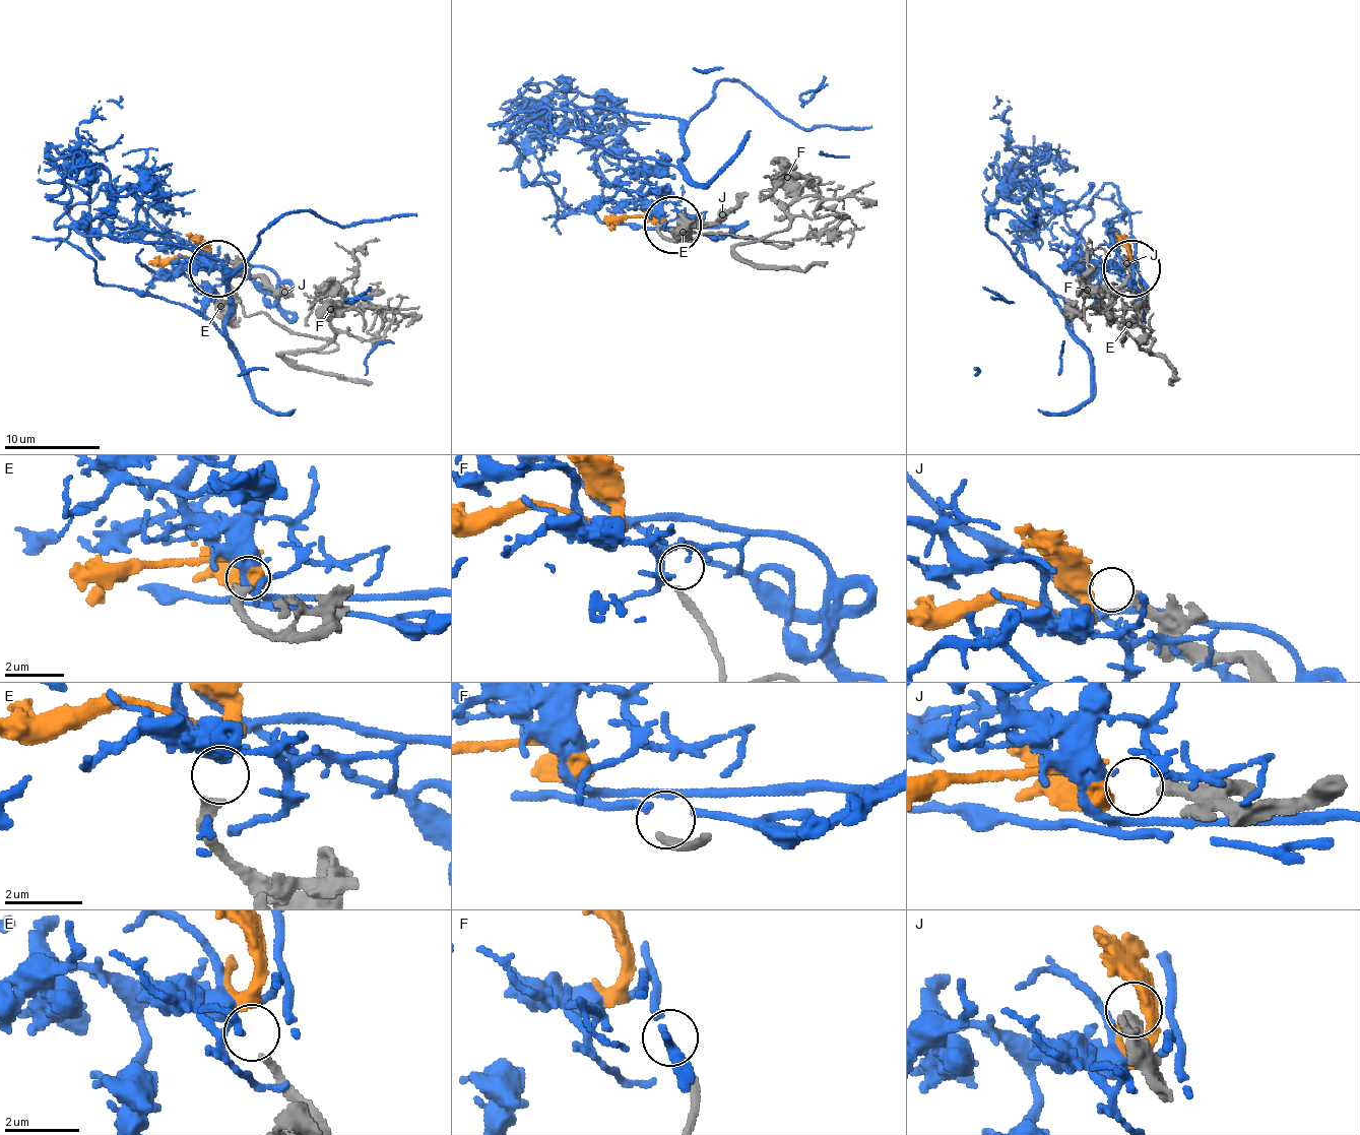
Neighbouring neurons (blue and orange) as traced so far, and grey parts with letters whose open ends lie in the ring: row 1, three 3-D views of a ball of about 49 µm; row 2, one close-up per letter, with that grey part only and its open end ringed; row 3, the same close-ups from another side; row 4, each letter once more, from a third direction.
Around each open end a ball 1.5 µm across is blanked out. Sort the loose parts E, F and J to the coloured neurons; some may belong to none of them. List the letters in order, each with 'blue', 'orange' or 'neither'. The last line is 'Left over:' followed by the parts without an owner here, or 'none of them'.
E: orange
F: blue
J: neither
Left over: J

